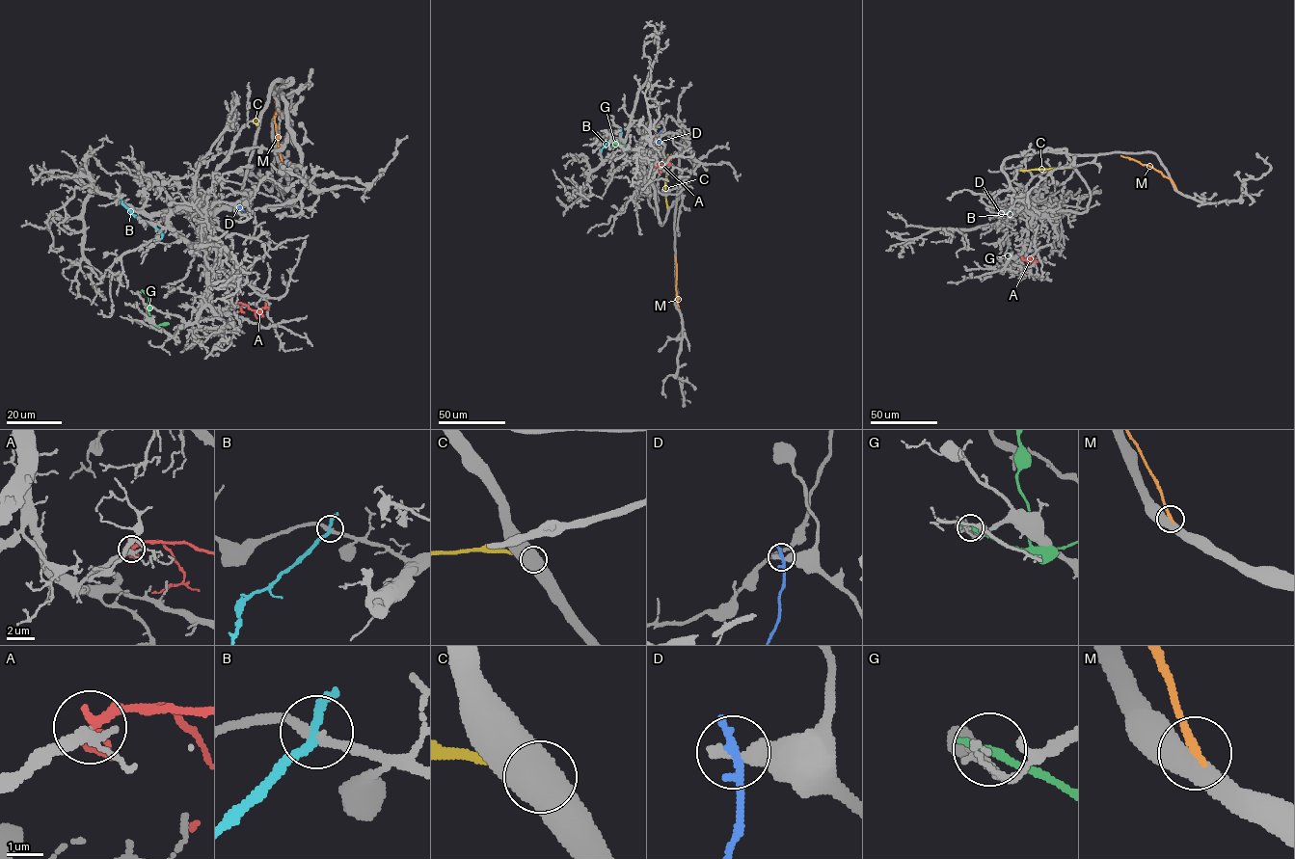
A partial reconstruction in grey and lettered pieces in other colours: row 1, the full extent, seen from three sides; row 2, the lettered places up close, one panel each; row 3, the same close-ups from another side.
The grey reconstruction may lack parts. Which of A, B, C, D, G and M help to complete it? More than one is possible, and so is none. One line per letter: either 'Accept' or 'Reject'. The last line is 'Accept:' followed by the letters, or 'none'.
A: Reject
B: Reject
C: Reject
D: Reject
G: Reject
M: Reject
Accept: none

